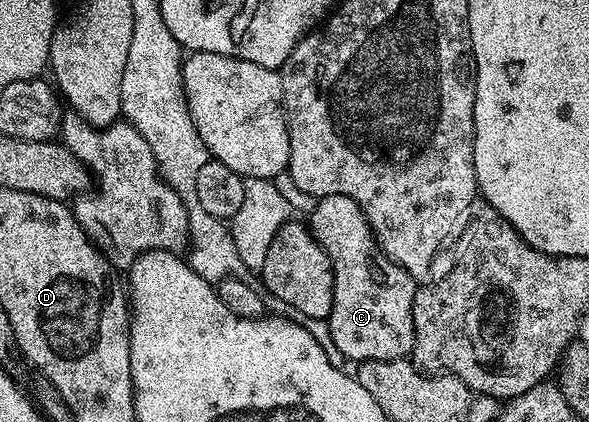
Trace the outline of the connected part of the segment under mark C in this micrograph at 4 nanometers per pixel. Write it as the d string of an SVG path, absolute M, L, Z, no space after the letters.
M329 195L328 197L320 197L315 202L315 209L309 213L309 228L319 246L329 255L331 266L333 267L333 307L331 308L331 316L327 318L325 324L332 335L332 343L334 352L339 352L341 356L348 357L354 363L362 363L364 361L397 361L406 358L410 354L413 347L413 339L415 332L413 331L413 299L415 298L415 290L417 282L412 279L406 271L399 265L393 264L391 260L383 253L377 251L375 238L371 235L371 228L365 219L365 215L361 211L361 207L353 199L349 199L349 195Z

